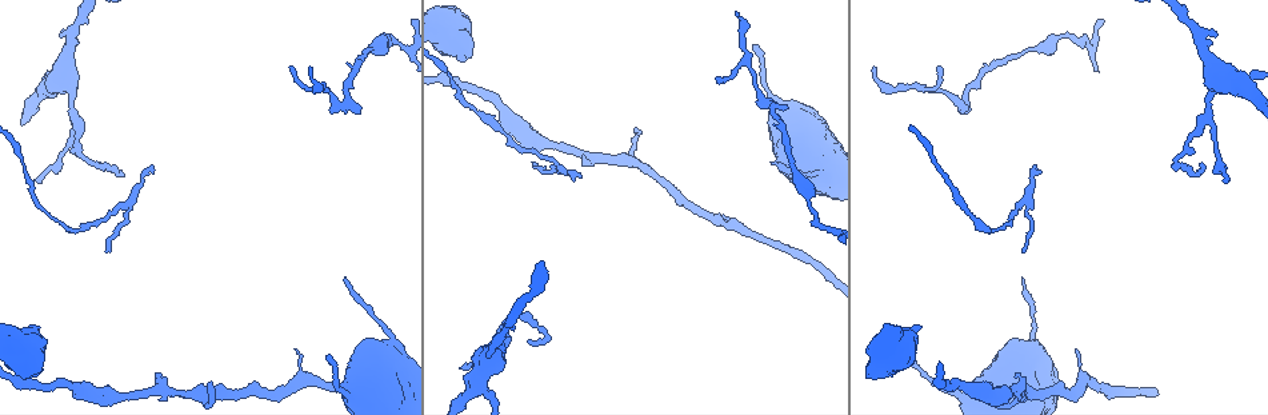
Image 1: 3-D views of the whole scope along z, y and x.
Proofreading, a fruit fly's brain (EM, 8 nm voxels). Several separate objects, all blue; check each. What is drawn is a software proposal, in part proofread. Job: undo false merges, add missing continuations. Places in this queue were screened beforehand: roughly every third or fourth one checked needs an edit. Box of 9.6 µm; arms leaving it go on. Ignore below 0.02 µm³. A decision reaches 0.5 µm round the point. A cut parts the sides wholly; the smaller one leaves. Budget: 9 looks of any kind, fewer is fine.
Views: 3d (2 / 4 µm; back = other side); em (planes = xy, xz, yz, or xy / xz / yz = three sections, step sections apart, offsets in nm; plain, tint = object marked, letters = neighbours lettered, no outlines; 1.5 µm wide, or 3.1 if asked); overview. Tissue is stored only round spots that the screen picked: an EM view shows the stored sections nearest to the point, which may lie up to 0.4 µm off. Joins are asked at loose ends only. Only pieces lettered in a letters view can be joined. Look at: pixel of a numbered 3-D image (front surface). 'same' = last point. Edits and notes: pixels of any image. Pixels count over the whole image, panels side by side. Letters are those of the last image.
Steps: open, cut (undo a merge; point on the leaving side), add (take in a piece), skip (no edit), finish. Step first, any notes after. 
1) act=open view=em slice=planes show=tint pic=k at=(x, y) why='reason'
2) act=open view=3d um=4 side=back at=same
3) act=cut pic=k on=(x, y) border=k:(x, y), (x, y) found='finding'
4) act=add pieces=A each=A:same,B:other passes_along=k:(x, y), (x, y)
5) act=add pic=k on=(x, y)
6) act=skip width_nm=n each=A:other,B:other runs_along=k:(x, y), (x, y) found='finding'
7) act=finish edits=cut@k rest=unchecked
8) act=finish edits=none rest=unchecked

act=open view=em slice=planes show=plain pic=1 at=(937, 67) why='branch stops here'

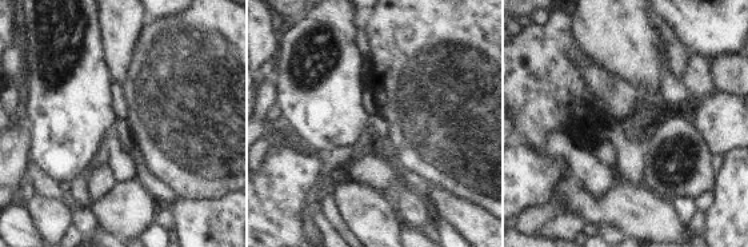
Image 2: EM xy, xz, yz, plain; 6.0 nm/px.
act=open view=em slice=planes show=letters at=same why='what lies round it'

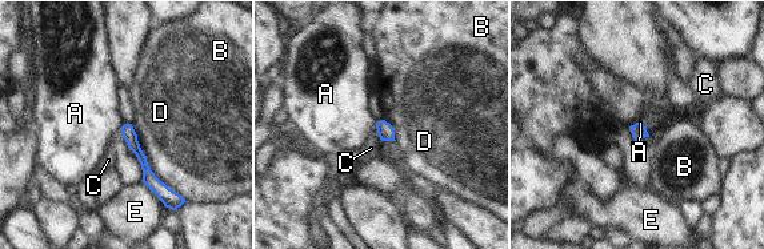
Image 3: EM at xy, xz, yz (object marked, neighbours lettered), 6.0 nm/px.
act=skip width_nm=80 each=A:other,B:other,C:other,D:other,E:other border=3:(647, 128), (648, 135), (639, 141) found='no lettered piece goes on from it'

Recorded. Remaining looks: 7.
act=open view=em slice=yz step=8 show=letters pic=1 at=(34, 328) why='branch stops here'

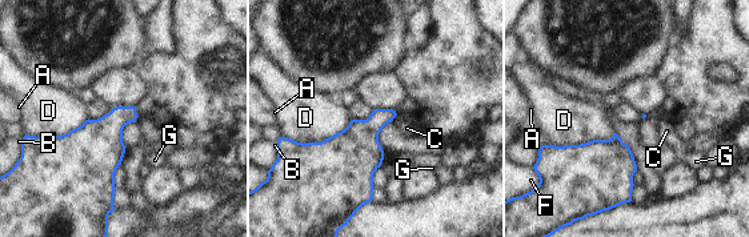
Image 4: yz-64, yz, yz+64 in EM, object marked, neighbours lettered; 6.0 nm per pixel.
act=skip each=A:other,B:other,C:other,D:other,F:other,G:other border=4:(352, 120), (320, 141), (283, 136) found='no lettered piece goes on from it'

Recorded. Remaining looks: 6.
act=open view=3d um=4 pic=1 at=(753, 44) why='tapers out'

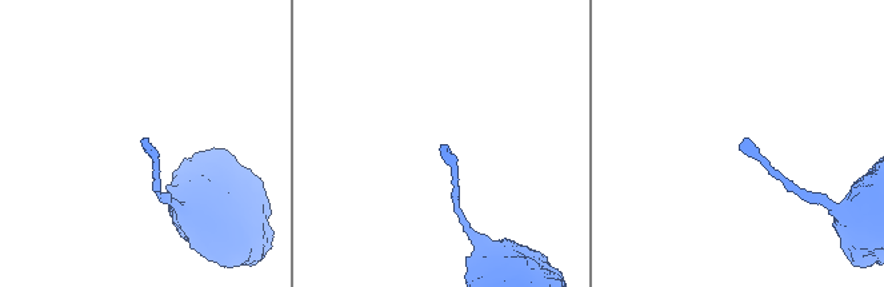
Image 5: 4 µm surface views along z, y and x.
act=open view=em slice=planes show=letters pic=5 at=(739, 146)

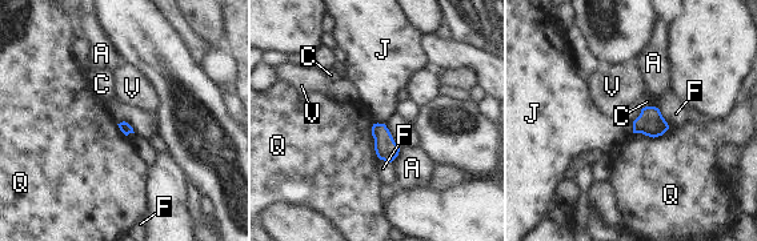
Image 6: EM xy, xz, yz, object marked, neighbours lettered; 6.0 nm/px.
act=skip longest_contact=Q:220nm each=A:other,C:other,F:other,J:other,Q:other,V:other border=6:(632, 124), (633, 132) found='none of them fits'

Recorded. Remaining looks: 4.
act=open view=3d um=4 pic=1 at=(480, 373) why='sharp bend'

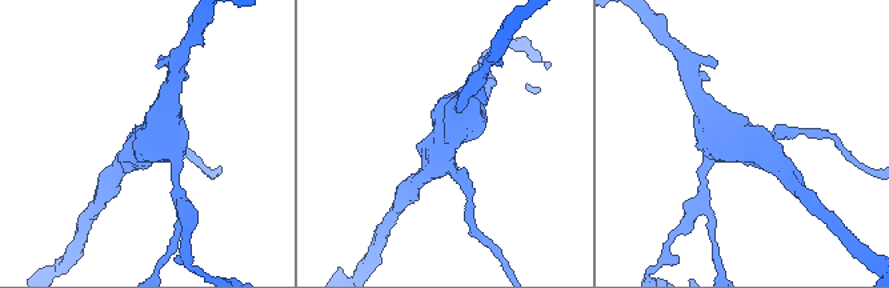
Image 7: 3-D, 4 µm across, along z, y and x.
act=open view=em slice=yz step=4 show=tint pic=7 at=(744, 141)

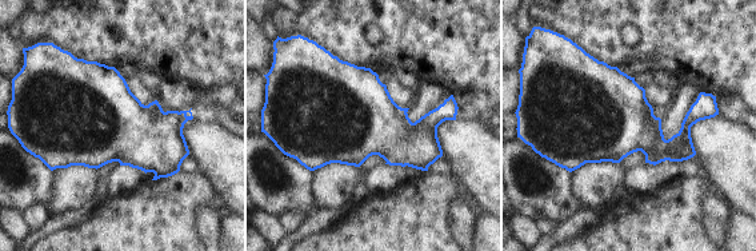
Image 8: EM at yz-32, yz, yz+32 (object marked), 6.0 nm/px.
act=open view=em slice=planes show=letters at=same

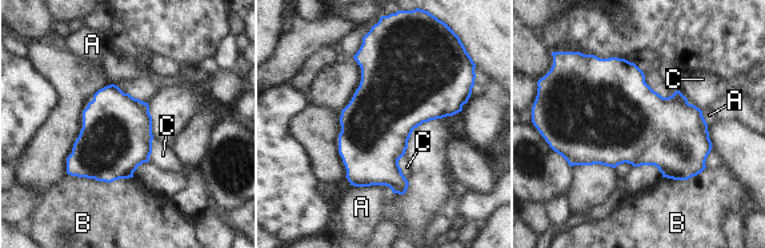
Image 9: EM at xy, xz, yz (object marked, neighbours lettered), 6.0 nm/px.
act=skip each=A:other,B:other,C:other border=9:(404, 154), (399, 167), (407, 180) found='continuous, no second neuron'

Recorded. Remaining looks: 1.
act=finish edits=none rest=unchecked

